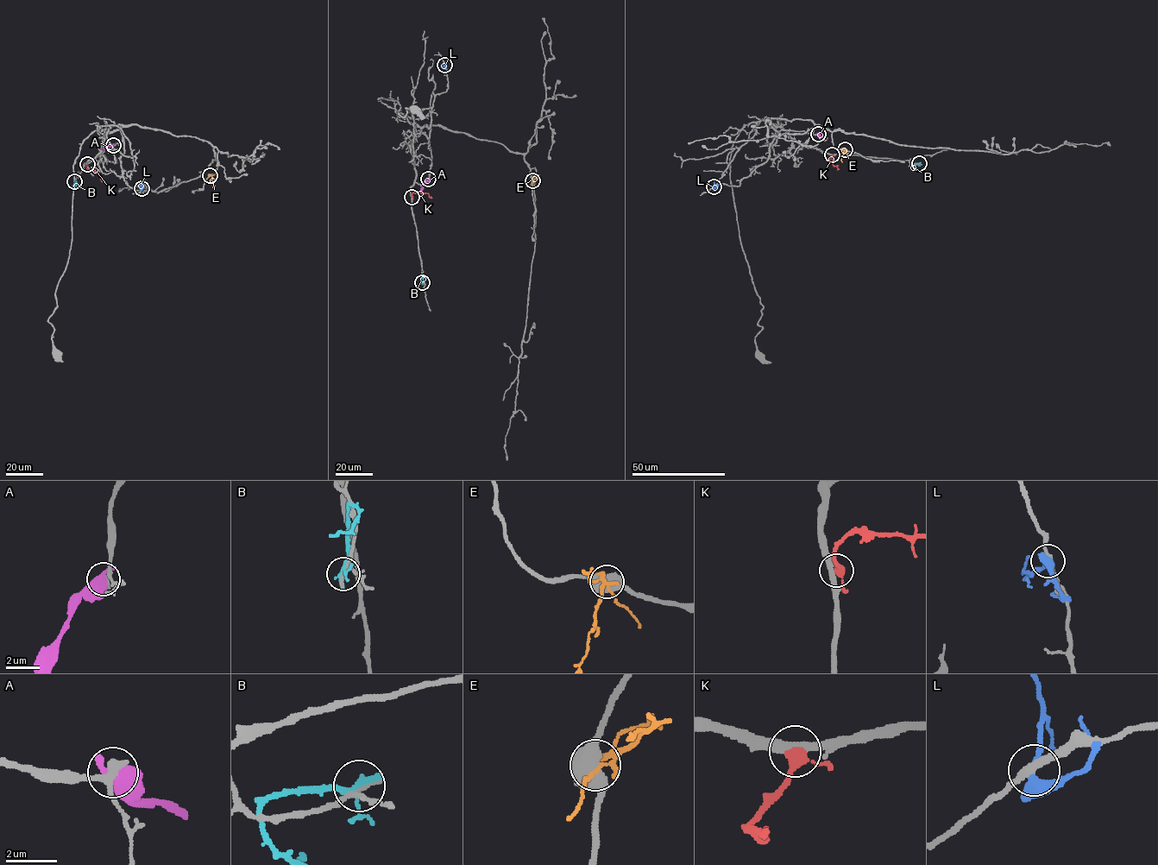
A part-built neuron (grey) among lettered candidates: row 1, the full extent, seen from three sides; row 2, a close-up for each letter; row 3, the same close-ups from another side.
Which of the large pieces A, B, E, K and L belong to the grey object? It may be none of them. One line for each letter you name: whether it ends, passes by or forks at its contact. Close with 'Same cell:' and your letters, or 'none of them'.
K: it passes by
Same cell: K

